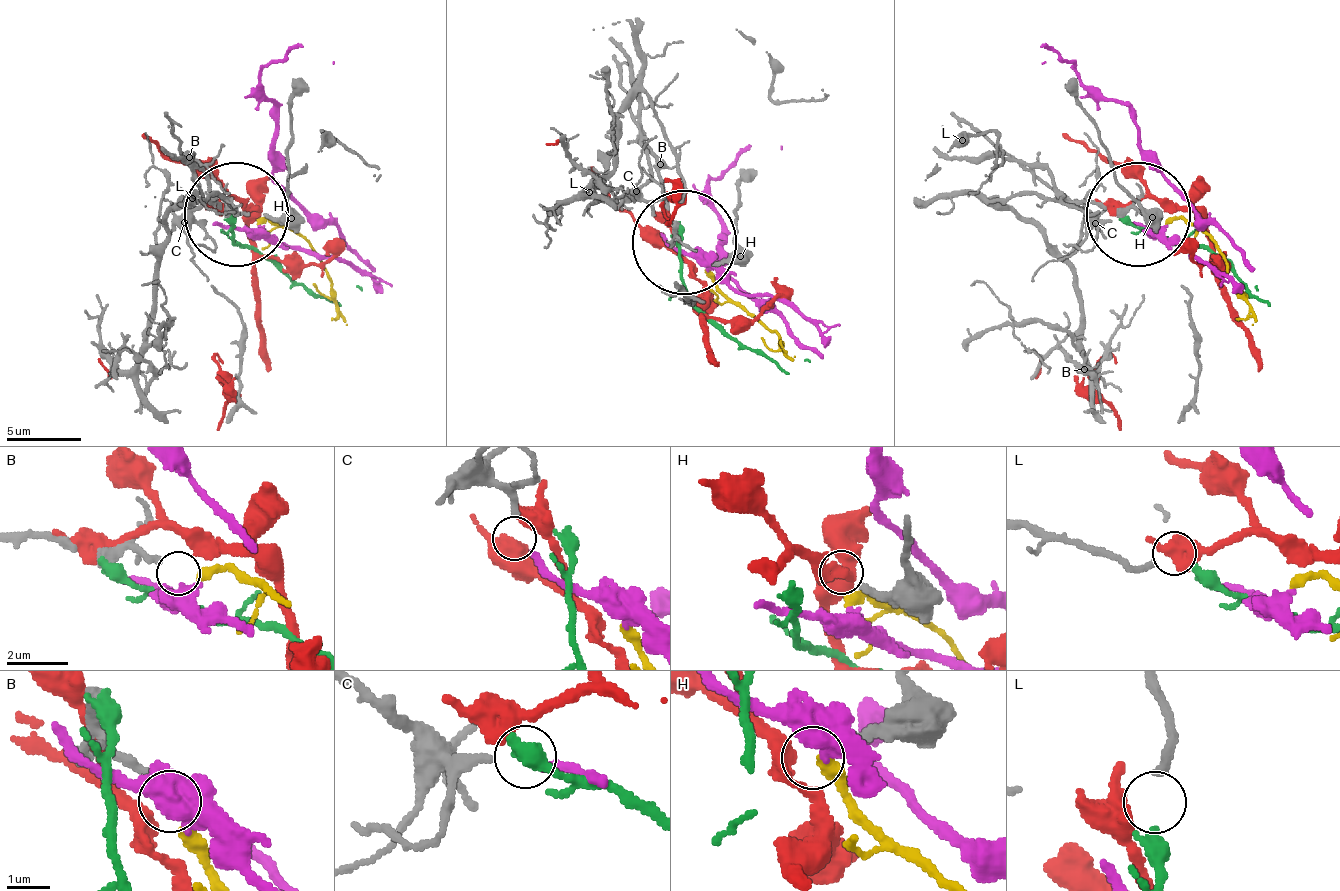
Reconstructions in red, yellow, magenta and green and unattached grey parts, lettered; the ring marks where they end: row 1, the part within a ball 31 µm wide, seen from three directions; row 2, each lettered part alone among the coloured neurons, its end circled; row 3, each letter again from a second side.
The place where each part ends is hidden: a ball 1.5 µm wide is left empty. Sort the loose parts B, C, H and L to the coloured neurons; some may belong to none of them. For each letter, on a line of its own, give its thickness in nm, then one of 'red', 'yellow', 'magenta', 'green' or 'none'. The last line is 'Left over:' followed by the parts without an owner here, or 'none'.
B: calibre 200 nm; yellow
C: calibre 170 nm; magenta
H: calibre 240 nm; red
L: calibre 220 nm; green
Left over: none

